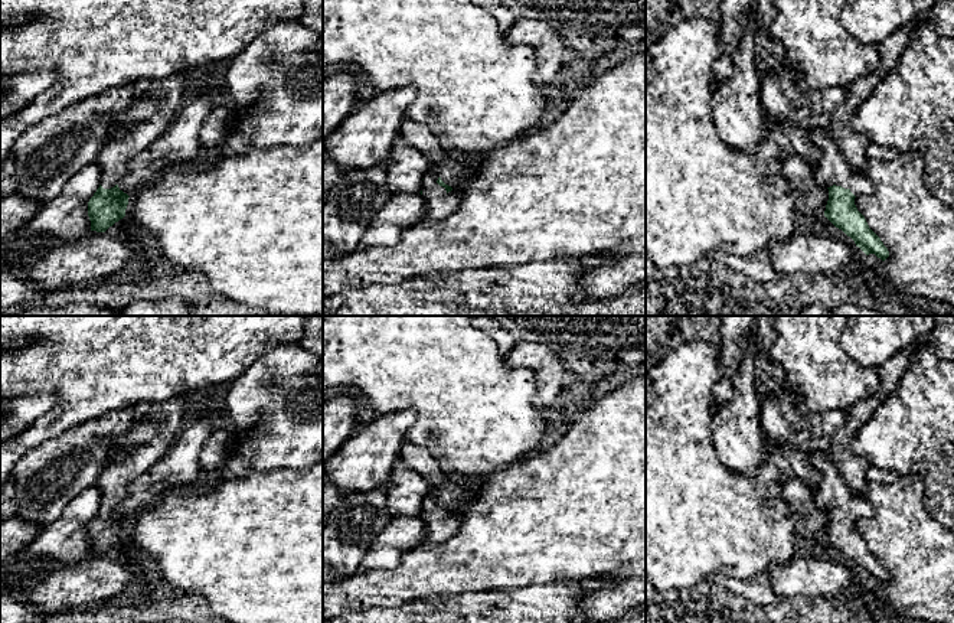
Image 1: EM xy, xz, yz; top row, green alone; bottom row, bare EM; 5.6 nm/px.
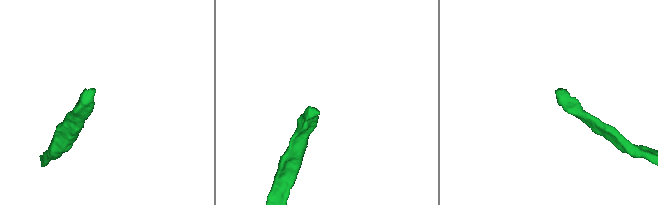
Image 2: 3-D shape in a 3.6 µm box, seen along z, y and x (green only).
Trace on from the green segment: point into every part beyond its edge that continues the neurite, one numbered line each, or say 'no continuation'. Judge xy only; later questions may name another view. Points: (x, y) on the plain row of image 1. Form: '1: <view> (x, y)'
1: xy (169, 417)

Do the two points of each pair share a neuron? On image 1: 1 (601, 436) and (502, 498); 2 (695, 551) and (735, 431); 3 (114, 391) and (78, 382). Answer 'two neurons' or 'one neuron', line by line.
1: one neuron
2: two neurons
3: one neuron

